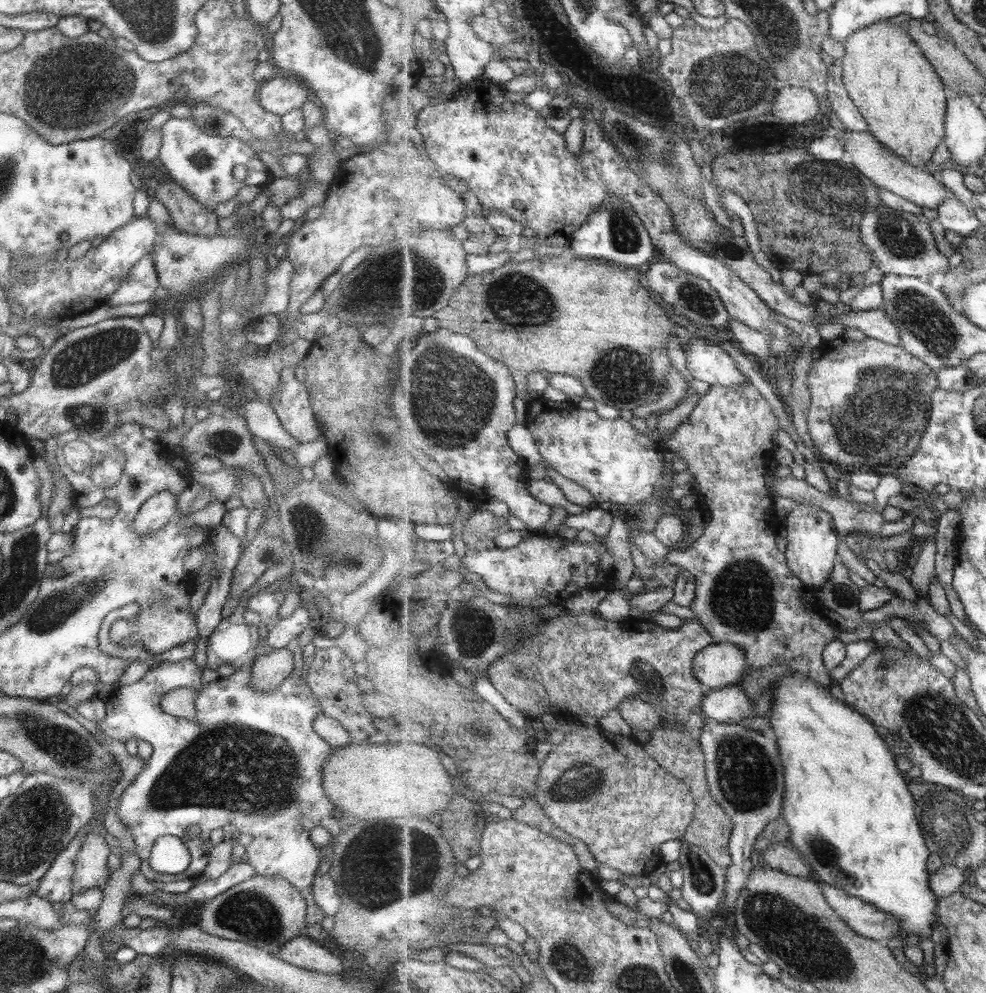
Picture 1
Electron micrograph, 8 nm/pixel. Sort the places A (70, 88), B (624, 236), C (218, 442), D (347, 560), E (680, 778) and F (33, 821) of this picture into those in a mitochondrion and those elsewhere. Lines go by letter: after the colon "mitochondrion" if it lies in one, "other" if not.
A: mitochondrion
B: mitochondrion
C: mitochondrion
D: mitochondrion
E: other
F: mitochondrion

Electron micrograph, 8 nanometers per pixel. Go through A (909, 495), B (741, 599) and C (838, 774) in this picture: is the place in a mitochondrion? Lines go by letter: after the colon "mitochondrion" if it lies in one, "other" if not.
A: other
B: mitochondrion
C: other

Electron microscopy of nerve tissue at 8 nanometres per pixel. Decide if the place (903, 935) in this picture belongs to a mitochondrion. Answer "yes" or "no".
no

